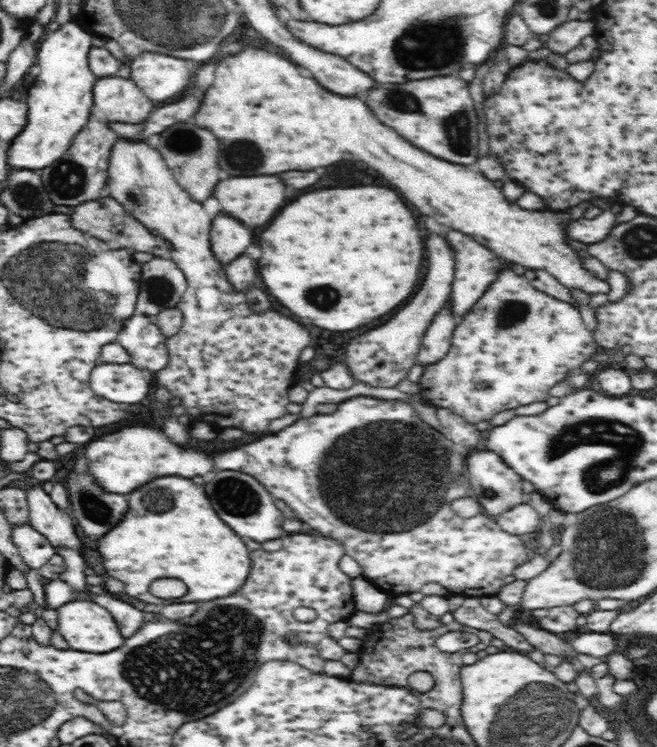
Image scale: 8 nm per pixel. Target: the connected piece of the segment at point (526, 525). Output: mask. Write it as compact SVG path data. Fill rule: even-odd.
M526 502L494 516L494 520L502 530L516 536L538 531L541 523L540 514Z

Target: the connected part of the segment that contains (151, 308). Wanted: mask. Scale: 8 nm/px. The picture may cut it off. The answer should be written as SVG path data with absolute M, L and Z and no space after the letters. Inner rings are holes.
M153 257L150 262L141 264L141 268L137 313L158 316L164 310L176 308L187 288L180 268L164 257Z

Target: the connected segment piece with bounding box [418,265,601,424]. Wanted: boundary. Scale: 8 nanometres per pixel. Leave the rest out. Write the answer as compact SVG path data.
M505 265L496 282L457 324L446 356L424 367L418 393L434 408L448 409L472 424L489 421L499 412L548 400L550 388L560 380L568 380L572 388L584 388L590 374L584 374L580 366L600 350L593 332L585 328L576 307L533 288L524 276L518 276L509 265Z

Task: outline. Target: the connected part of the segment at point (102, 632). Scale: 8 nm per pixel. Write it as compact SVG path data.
M70 601L59 606L56 612L58 612L58 631L68 642L70 649L100 654L115 651L125 643L125 638L120 634L111 612L94 601Z

